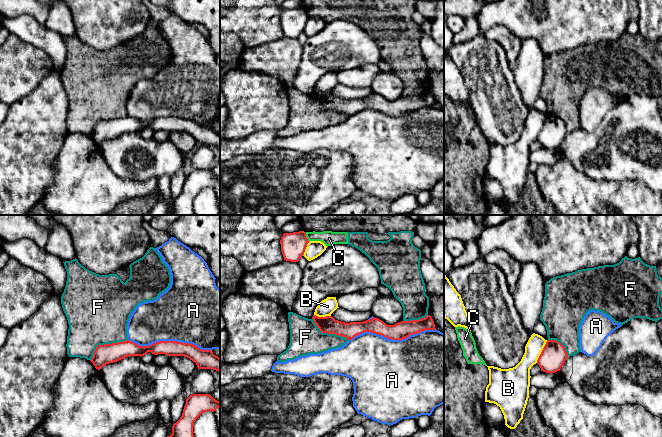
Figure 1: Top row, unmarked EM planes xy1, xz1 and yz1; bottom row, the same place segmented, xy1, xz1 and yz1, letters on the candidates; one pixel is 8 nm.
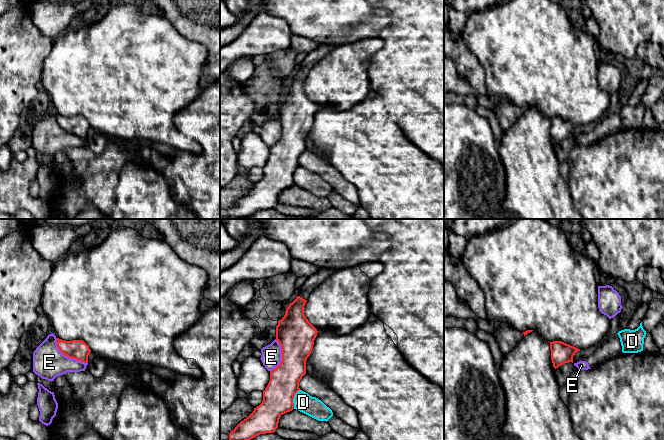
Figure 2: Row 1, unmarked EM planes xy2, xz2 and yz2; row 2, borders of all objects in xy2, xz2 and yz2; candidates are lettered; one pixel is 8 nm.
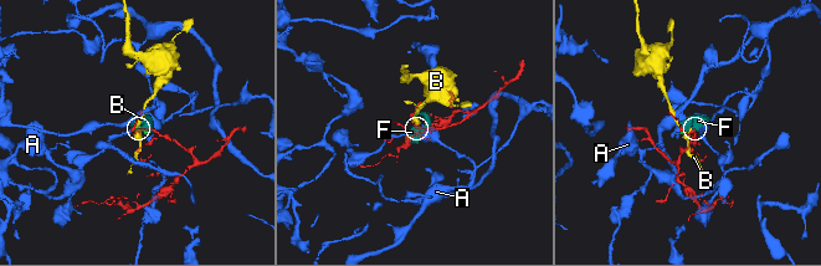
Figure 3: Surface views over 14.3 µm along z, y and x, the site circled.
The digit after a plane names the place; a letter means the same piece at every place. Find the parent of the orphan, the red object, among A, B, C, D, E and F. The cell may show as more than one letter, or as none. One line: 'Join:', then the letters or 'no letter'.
Join: no letter

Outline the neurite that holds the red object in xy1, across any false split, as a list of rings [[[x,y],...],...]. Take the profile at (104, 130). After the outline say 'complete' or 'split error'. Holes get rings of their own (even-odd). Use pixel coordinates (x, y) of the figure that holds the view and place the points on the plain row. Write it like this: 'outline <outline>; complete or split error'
outline [[[129,116],[98,121],[90,137],[96,145],[100,146],[106,140],[117,138],[125,133],[141,133],[148,128],[154,131],[165,130],[169,133],[184,132],[195,138],[198,145],[213,145],[220,148],[220,134],[214,131],[212,126],[202,126],[193,120],[177,117],[160,117],[149,122],[139,122]]]; complete

